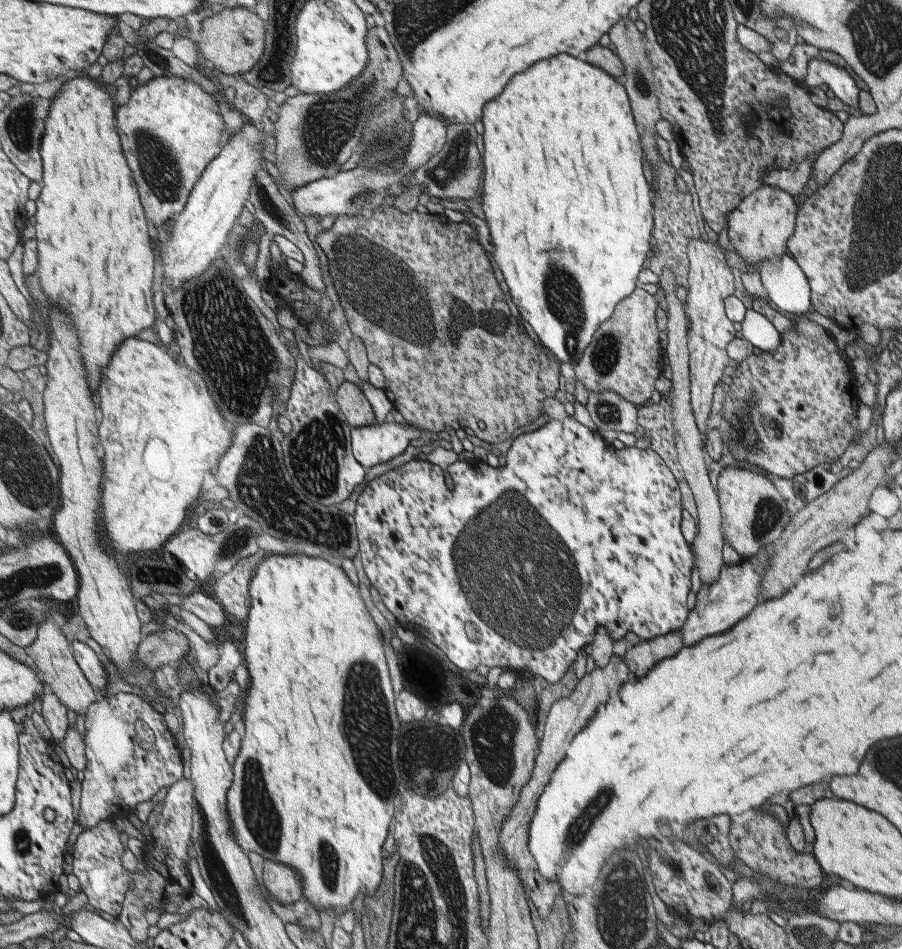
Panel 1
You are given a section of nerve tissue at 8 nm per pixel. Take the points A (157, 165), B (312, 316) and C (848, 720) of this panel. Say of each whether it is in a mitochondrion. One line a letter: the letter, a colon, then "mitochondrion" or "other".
A: mitochondrion
B: other
C: other

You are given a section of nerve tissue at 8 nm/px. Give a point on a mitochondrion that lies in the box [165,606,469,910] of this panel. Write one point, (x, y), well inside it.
(368, 700)

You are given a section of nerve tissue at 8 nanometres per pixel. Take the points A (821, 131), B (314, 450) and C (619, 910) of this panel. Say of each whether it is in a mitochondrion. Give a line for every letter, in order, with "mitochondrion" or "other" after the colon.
A: other
B: mitochondrion
C: mitochondrion

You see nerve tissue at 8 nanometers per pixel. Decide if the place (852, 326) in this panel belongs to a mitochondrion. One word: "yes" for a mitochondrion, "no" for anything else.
no

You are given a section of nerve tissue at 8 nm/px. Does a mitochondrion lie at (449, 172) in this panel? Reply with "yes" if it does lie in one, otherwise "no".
yes

